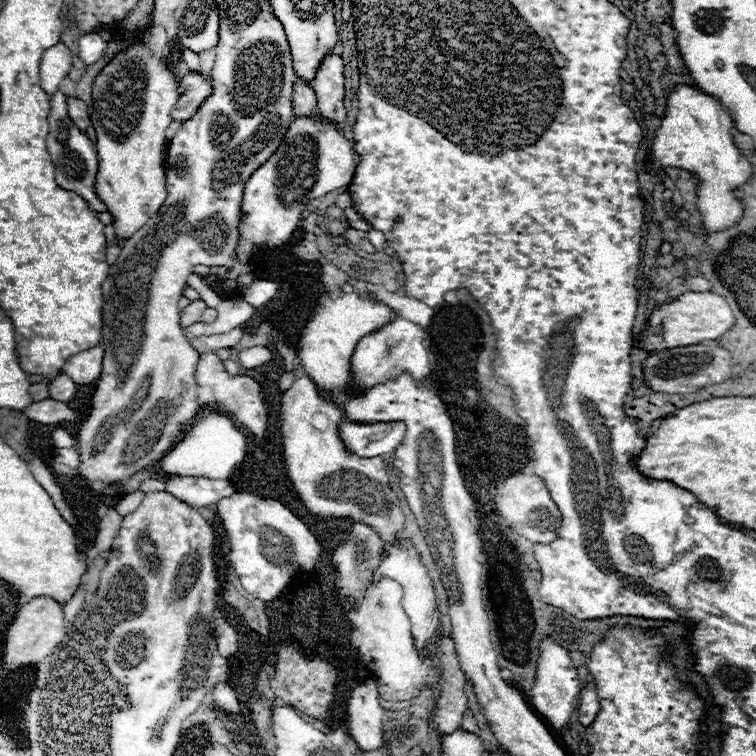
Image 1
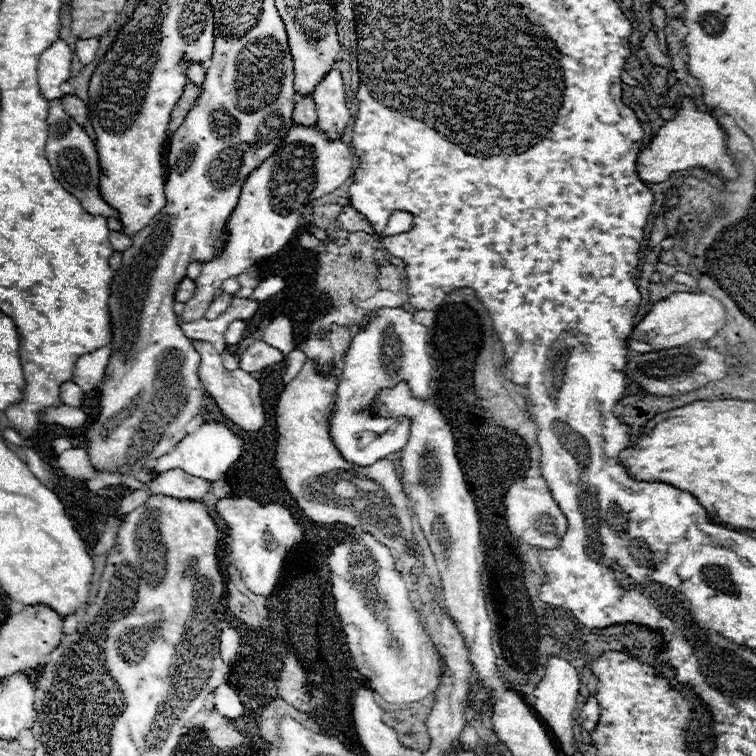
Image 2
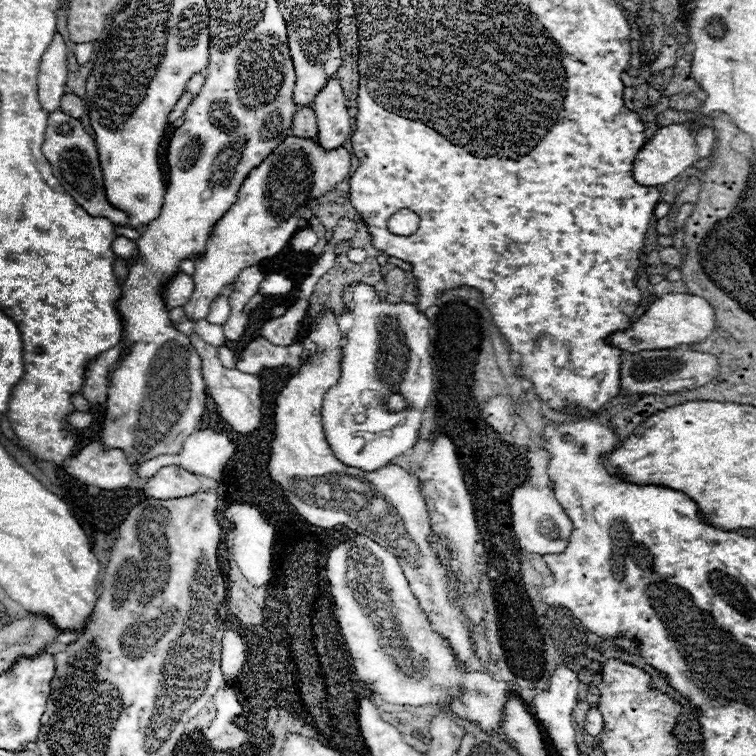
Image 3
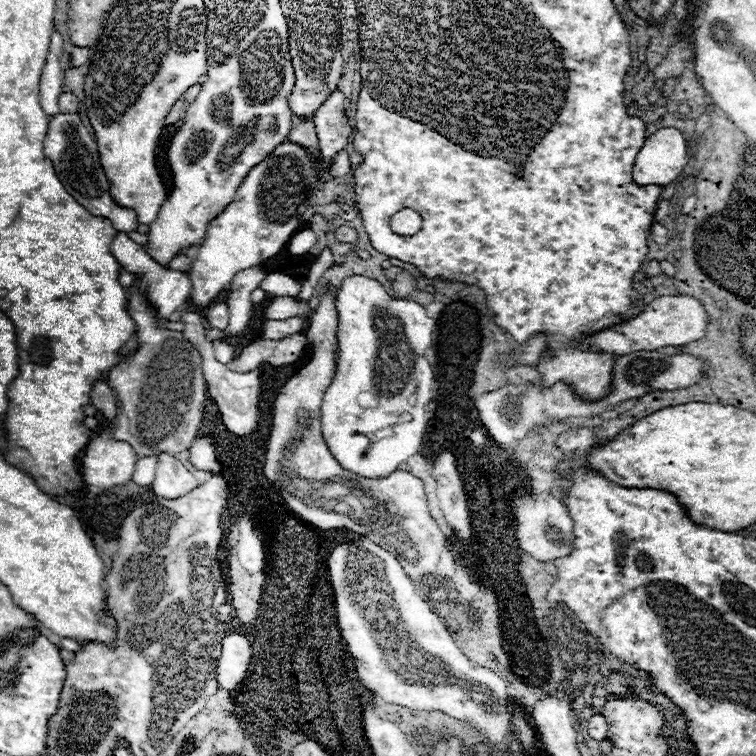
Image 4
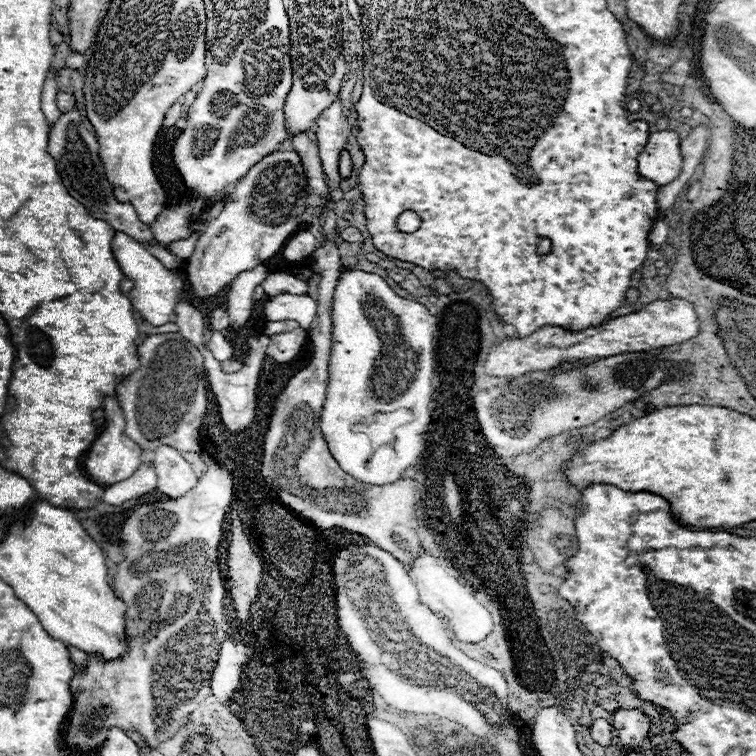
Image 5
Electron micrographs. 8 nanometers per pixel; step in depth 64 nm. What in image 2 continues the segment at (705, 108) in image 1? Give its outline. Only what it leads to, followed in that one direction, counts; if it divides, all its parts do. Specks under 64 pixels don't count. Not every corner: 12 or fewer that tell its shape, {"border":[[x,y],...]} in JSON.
{"border":[[690,100],[638,154],[646,184],[702,166],[734,178],[716,116]]}

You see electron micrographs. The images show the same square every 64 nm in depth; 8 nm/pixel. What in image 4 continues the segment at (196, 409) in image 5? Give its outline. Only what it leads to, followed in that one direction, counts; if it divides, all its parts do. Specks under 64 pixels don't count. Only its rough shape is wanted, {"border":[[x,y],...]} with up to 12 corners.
{"border":[[136,290],[138,348],[110,372],[114,436],[188,448],[206,408],[198,350]]}

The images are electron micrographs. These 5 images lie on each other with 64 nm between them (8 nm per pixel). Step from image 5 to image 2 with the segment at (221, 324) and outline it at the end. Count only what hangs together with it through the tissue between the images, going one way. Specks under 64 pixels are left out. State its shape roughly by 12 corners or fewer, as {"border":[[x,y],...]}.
{"border":[[220,294],[214,298],[204,318],[218,318],[228,306],[232,296]]}

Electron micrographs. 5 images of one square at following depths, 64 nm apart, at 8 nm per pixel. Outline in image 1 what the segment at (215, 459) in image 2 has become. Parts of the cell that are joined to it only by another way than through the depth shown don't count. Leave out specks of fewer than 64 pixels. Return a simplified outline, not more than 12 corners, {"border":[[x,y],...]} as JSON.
{"border":[[212,412],[158,466],[226,480],[246,456],[234,422]]}

